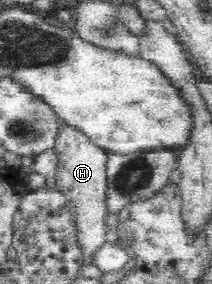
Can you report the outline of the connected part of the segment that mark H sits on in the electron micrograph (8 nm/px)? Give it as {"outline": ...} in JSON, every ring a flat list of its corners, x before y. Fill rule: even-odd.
{"outline":[[59,124,59,136,54,148,59,157,55,173,55,189,64,196,75,223,76,244,80,248,82,266,93,266,93,254,107,242,107,173,108,153,95,146,88,136,77,132,67,124]]}

